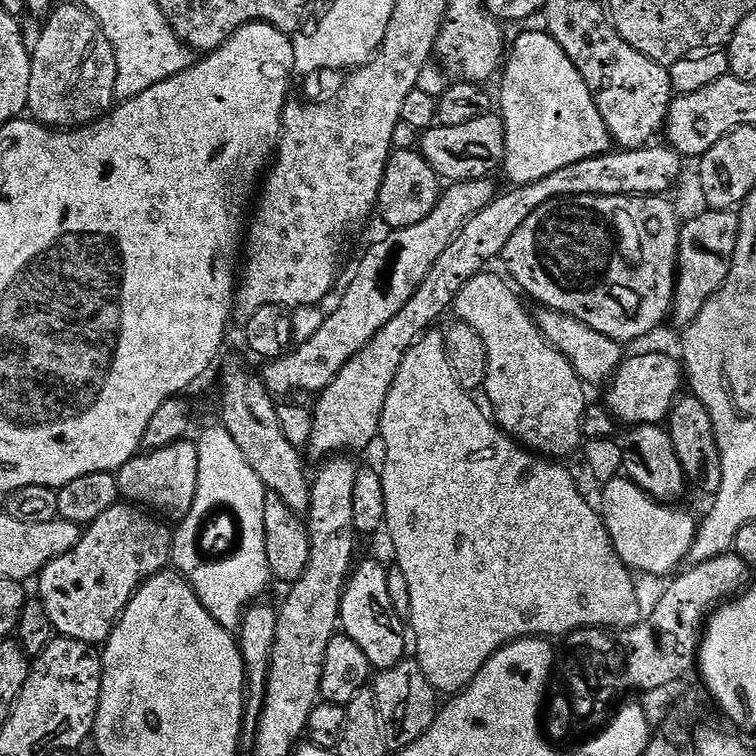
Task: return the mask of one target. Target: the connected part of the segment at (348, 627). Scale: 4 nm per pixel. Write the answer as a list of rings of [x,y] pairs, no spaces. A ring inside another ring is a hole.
[[[364,560],[353,567],[342,594],[339,627],[343,635],[358,642],[358,647],[362,649],[362,654],[366,654],[373,669],[383,670],[405,659],[406,624],[396,613],[396,607],[390,598],[385,565],[380,565],[376,560]]]

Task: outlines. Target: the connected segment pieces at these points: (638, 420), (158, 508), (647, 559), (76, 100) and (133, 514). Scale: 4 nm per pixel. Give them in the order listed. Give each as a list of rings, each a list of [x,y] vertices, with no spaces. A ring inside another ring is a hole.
[[[648,352],[645,356],[629,355],[627,359],[621,363],[620,369],[616,371],[616,375],[612,377],[610,383],[607,385],[604,400],[602,400],[603,407],[607,408],[612,413],[613,417],[621,425],[635,426],[638,424],[658,424],[663,425],[668,419],[668,415],[672,413],[672,406],[676,403],[678,397],[681,395],[682,389],[686,384],[686,372],[682,367],[681,361],[676,360],[672,356],[667,356],[664,352]]]
[[[185,438],[157,452],[145,451],[123,464],[116,476],[121,497],[161,517],[169,516],[164,517],[169,521],[184,520],[186,514],[190,514],[194,498],[198,494],[198,450],[196,444],[190,441],[191,439]]]
[[[627,478],[611,480],[603,485],[602,492],[604,497],[600,504],[598,500],[598,508],[604,517],[604,525],[612,539],[614,550],[620,555],[622,562],[629,569],[637,573],[645,572],[648,576],[667,577],[675,573],[681,567],[680,559],[683,561],[692,549],[698,527],[697,517],[676,508],[680,506],[669,506],[652,499]]]
[[[57,3],[43,21],[44,29],[31,49],[30,98],[27,111],[38,124],[57,130],[93,124],[113,107],[118,66],[114,46],[102,26],[82,6]]]
[[[131,503],[115,504],[83,529],[74,550],[54,558],[40,571],[38,599],[57,637],[103,645],[132,595],[151,576],[169,567],[174,532],[159,522],[164,523]]]

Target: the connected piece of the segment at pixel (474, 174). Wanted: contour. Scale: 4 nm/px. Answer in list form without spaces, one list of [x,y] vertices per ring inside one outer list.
[[[489,114],[482,118],[474,118],[474,122],[466,122],[462,126],[433,126],[423,133],[418,140],[418,151],[424,155],[426,162],[435,170],[444,182],[458,180],[483,180],[491,177],[492,171],[499,169],[504,162],[504,122],[499,115]]]

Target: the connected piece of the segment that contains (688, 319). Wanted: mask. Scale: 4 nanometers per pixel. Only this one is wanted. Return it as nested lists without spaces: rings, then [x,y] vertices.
[[[704,210],[701,216],[693,220],[685,219],[680,229],[678,242],[678,262],[676,263],[676,293],[672,299],[670,313],[671,323],[676,323],[680,330],[689,328],[702,314],[702,306],[710,302],[710,298],[726,282],[732,269],[734,250],[738,246],[740,233],[739,211],[714,212]]]

